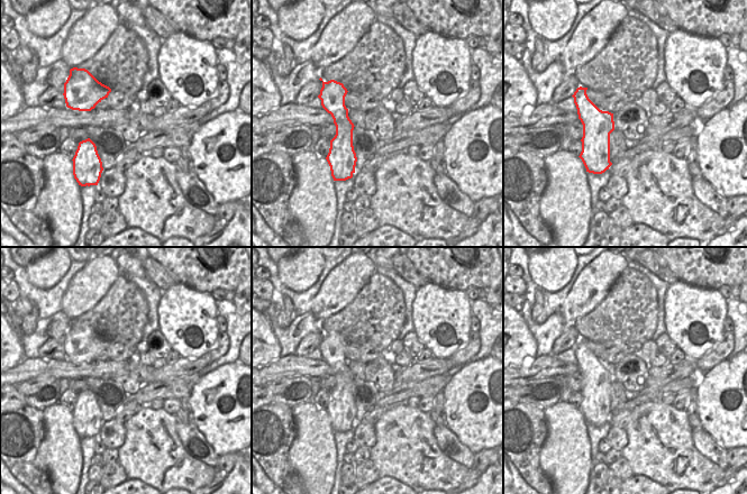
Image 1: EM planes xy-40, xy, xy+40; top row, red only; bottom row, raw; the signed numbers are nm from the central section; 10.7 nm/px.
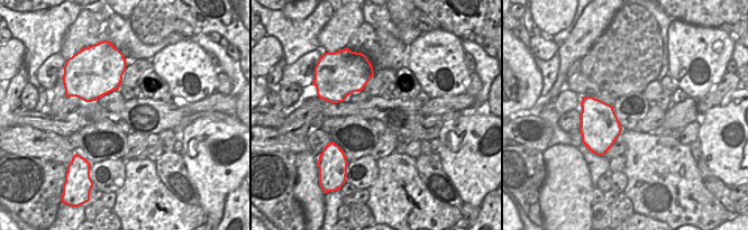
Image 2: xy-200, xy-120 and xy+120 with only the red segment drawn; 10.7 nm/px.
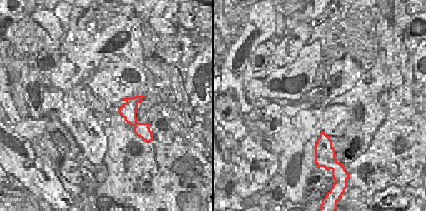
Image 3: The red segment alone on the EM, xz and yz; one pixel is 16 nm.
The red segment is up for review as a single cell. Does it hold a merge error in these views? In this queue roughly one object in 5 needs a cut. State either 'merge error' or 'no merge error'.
no merge error

